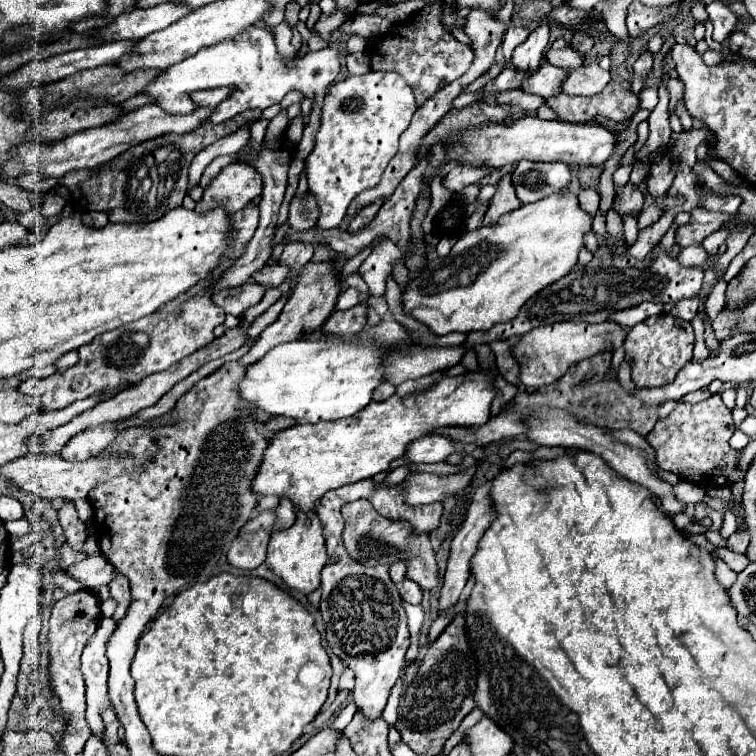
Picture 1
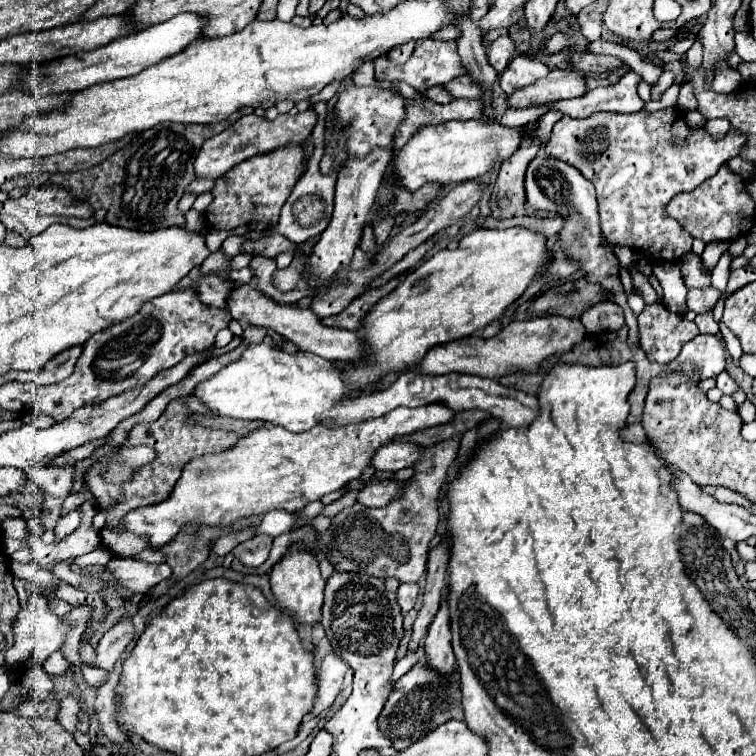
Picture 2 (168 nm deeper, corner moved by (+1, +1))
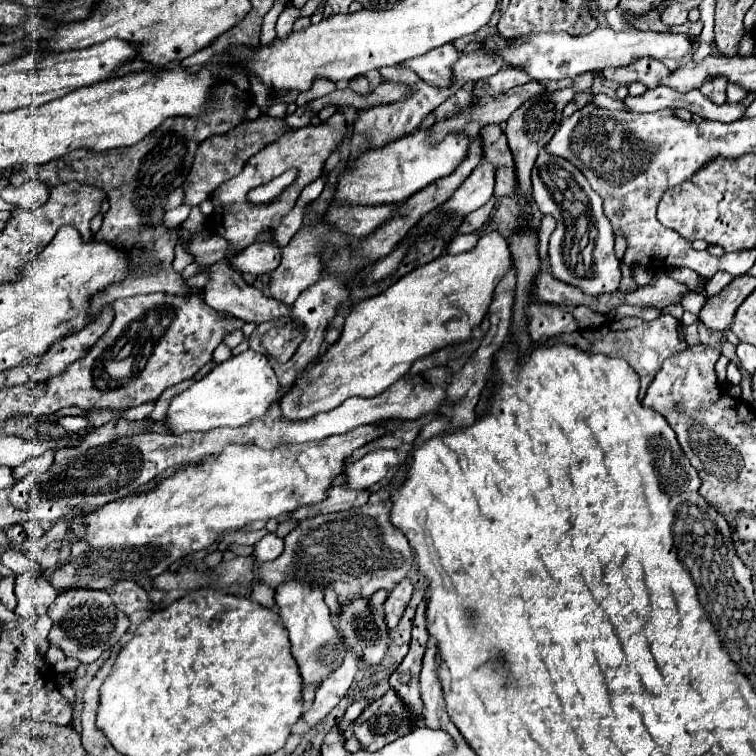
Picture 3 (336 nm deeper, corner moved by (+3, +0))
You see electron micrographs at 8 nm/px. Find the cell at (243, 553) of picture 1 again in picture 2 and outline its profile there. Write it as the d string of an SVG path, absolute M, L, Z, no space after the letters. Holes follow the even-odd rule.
M257 534L257 536L253 536L251 540L241 542L239 546L235 546L235 548L231 550L231 554L233 554L233 558L237 558L243 566L259 568L259 566L267 560L267 556L269 556L271 542L273 542L271 536Z

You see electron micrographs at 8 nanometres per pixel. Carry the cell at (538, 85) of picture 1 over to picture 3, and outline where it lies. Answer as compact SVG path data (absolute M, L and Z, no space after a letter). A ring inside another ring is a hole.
M503 67L503 69L499 69L493 77L487 77L487 79L481 79L479 83L475 83L473 95L475 95L475 97L499 95L499 93L503 93L503 91L509 91L509 89L517 87L517 85L525 85L527 81L531 81L531 77L529 77L525 71Z

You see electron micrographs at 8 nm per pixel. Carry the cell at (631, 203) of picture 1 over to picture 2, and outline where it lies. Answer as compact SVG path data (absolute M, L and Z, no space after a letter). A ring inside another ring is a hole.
M678 106L665 108L653 114L647 114L645 110L635 114L611 114L611 112L597 112L589 118L575 120L569 116L563 116L551 132L549 142L543 148L545 156L563 160L571 166L575 166L593 186L597 192L597 204L599 204L599 222L601 232L607 238L609 244L621 244L629 246L633 250L641 250L653 258L677 262L683 254L691 250L693 238L681 228L681 224L665 214L665 206L669 200L679 192L689 192L697 188L703 180L713 176L729 158L737 156L745 136L737 130L729 130L725 138L713 140L705 130L689 128L685 118L681 116Z

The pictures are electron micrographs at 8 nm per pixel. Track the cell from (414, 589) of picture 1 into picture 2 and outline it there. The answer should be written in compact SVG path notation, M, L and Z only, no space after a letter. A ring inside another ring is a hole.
M401 584L399 590L397 590L397 600L399 600L399 606L403 610L403 614L407 614L415 602L417 602L417 594L419 594L419 586L417 584Z

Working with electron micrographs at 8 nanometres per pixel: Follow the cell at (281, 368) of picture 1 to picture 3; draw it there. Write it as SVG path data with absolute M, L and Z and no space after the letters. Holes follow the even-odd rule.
M247 349L241 355L227 359L217 365L211 373L207 373L201 381L195 381L187 391L175 395L167 409L167 429L175 435L183 435L187 431L207 433L217 427L241 427L251 419L261 417L279 395L277 377L267 363L267 357Z

